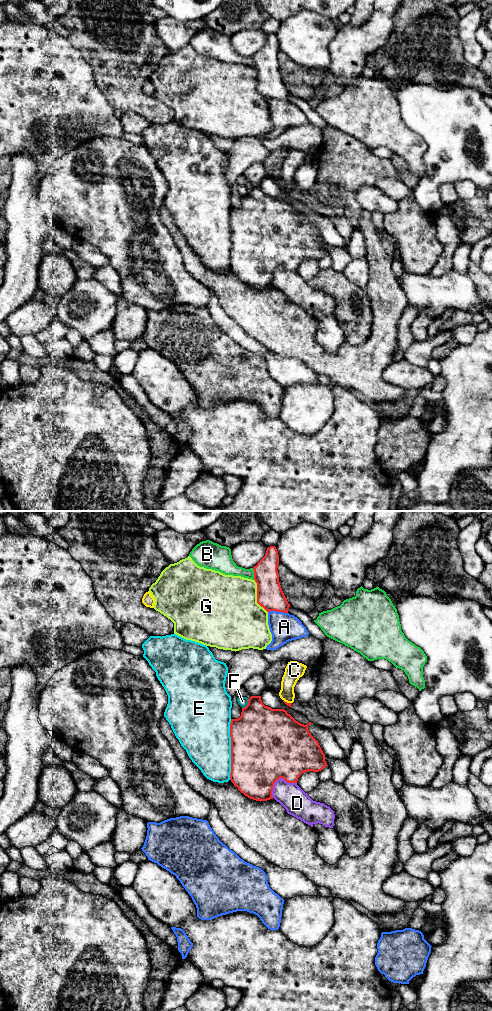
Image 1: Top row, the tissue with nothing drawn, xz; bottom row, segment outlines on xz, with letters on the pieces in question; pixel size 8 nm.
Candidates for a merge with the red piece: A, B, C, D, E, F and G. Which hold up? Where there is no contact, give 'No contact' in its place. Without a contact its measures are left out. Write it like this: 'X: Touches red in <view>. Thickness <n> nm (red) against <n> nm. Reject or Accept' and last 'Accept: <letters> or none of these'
A: Touches red in xz. Thickness 220 nm (red) against 220 nm. Reject
B: Touches red in xz. Thickness 220 nm (red) against 140 nm. Reject
C: Touches red in xz. Thickness 30 nm (red) against 140 nm. Reject
D: Touches red in xz. Thickness 500 nm (red) against 200 nm. Reject
E: Touches red in xz. Thickness 500 nm (red) against 400 nm. Reject
F: Touches red in xz. Thickness 420 nm (red) against 80 nm. Reject
G: Touches red in xz. Thickness 220 nm (red) against 480 nm. Reject
Accept: none of these

